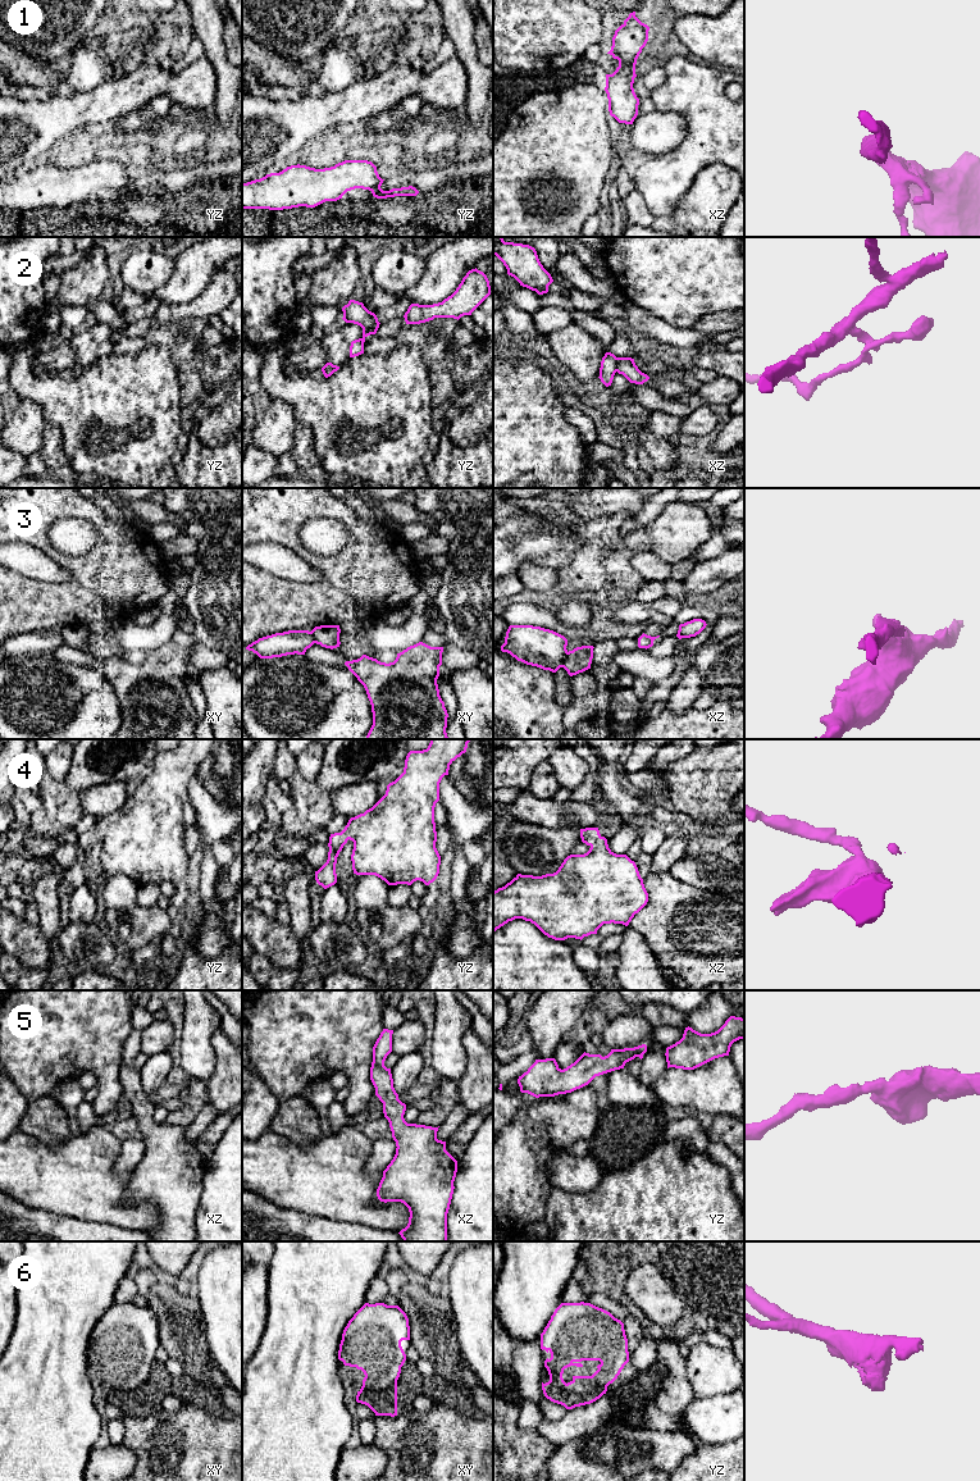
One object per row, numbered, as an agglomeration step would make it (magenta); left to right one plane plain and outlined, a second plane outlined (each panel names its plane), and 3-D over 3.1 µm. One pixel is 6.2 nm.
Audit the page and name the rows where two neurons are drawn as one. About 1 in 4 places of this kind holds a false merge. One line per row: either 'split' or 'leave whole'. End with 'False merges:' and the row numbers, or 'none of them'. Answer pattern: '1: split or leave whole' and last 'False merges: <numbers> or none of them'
1: leave whole
2: split
3: split
4: leave whole
5: leave whole
6: split
False merges: 2, 3, 6

